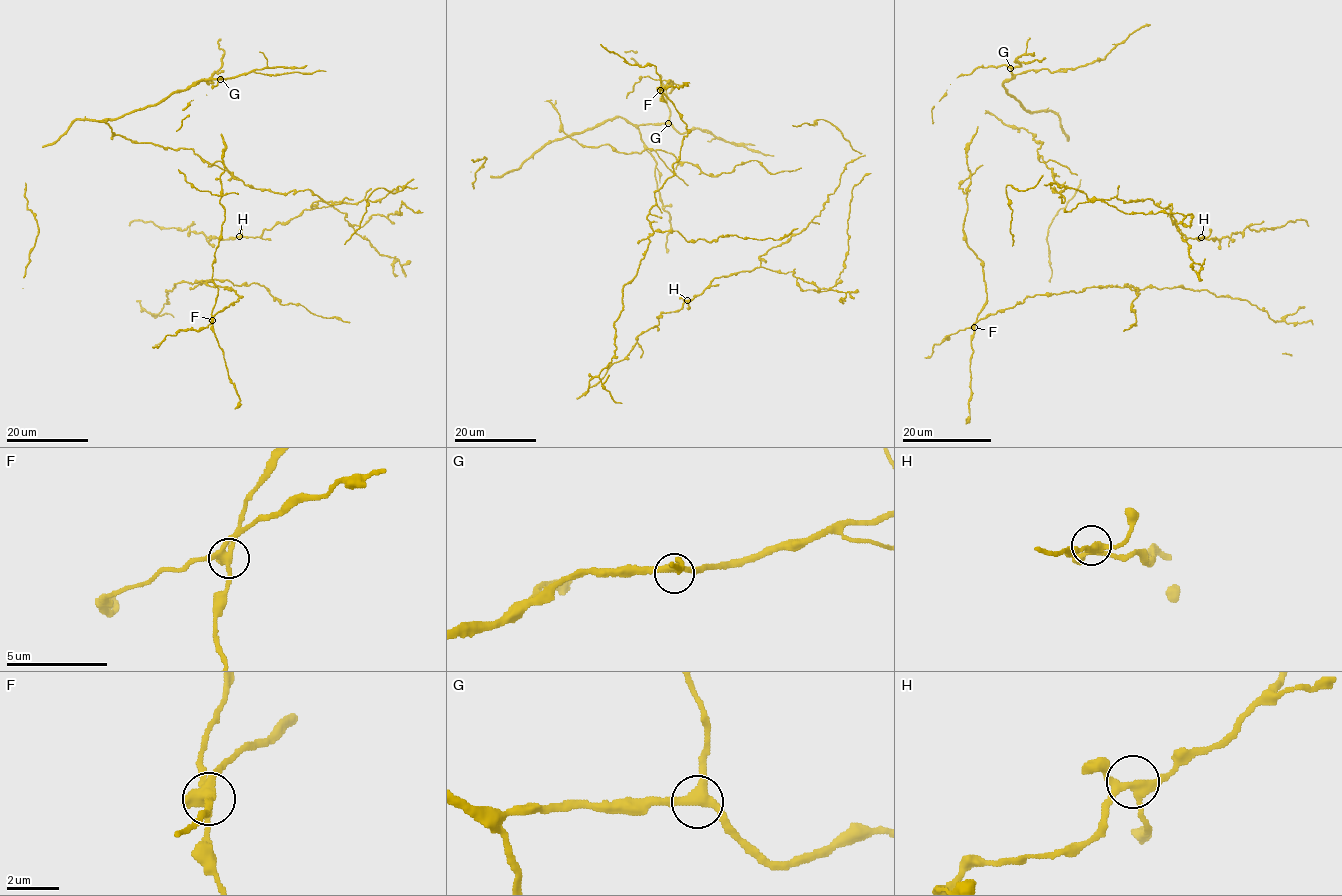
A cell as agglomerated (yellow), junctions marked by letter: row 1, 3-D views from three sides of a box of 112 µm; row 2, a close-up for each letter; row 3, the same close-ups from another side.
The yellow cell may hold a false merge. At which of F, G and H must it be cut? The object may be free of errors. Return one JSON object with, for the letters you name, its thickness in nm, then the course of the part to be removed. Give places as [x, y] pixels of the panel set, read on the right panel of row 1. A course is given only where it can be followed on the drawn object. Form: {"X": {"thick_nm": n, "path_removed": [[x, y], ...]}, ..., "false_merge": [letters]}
{"F": {"thick_nm": 380, "path_removed": [[974, 328], [987, 295], [984, 269], [967, 243], [964, 224], [970, 181], [967, 144], [978, 127]]}, "false_merge": ["F"]}

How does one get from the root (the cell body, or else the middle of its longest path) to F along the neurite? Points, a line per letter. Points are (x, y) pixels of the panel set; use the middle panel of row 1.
F: (681, 114), (660, 89)

